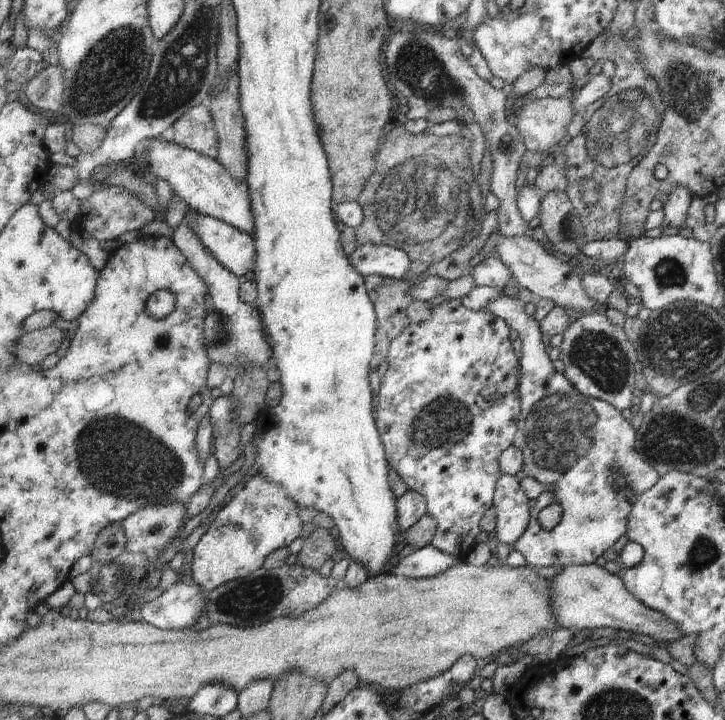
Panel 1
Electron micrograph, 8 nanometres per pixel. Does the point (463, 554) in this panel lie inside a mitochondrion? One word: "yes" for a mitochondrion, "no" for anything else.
no

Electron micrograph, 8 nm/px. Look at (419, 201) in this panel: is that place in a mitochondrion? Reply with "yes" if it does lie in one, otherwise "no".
yes

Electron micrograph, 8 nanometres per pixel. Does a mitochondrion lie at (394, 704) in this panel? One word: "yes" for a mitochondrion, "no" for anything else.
no

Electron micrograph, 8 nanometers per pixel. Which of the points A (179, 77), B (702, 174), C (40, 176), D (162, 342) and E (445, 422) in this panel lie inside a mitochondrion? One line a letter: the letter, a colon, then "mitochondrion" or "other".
A: mitochondrion
B: other
C: other
D: other
E: mitochondrion

